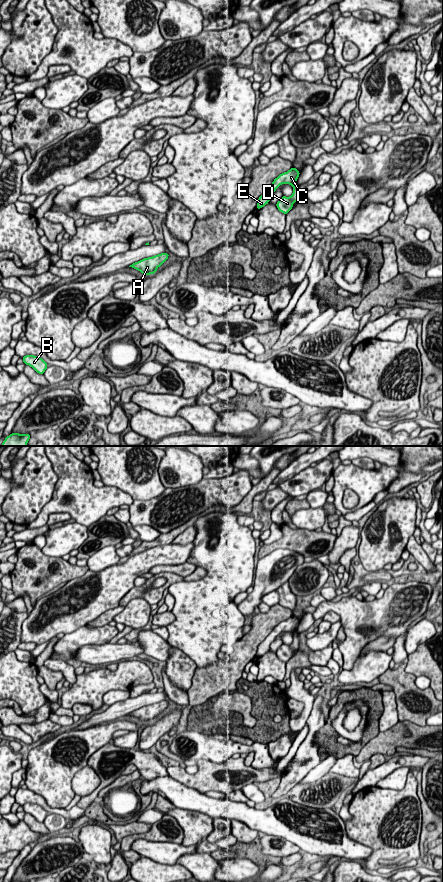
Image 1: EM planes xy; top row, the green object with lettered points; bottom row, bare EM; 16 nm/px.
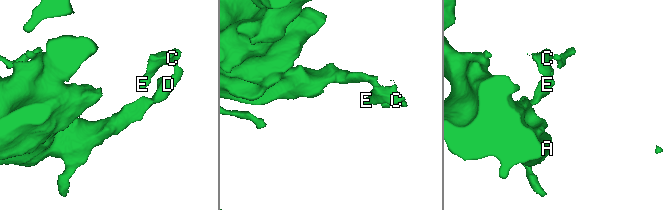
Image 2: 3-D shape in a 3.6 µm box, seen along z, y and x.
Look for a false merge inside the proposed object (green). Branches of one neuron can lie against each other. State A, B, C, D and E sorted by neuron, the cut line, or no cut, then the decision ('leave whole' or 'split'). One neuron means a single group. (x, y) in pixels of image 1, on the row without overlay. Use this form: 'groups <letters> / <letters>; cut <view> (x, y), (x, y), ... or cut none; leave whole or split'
groups A B D / C E; cut xy (295, 630), (292, 633); split

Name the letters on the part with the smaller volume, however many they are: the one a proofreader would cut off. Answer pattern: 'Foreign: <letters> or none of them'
Foreign: C, E

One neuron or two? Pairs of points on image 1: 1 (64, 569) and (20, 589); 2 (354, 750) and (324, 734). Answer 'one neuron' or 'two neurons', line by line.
1: one neuron
2: one neuron

